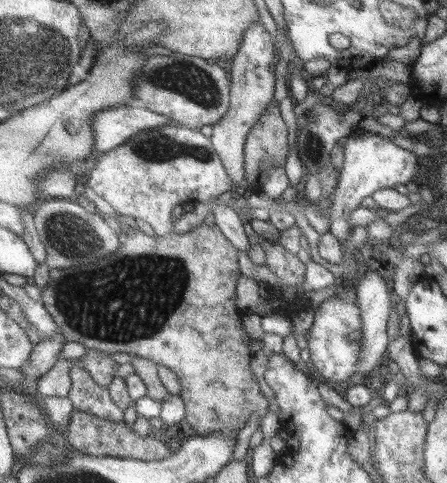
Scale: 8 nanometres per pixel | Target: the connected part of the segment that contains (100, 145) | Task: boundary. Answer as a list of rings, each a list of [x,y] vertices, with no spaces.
[[[118,105],[96,111],[92,115],[91,130],[96,146],[92,149],[92,153],[99,155],[108,152],[130,140],[132,136],[146,130],[155,130],[166,123],[177,124],[176,120],[164,114],[130,105]]]

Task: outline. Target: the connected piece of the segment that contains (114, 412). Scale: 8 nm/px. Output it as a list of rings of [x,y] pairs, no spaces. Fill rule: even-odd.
[[[70,368],[71,387],[67,398],[75,410],[80,410],[97,418],[123,422],[124,410],[118,408],[110,398],[108,387],[98,385],[85,368]]]

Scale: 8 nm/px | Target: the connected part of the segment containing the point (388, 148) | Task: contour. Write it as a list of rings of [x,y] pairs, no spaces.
[[[356,130],[349,136],[344,144],[344,162],[338,178],[338,186],[331,196],[331,207],[327,212],[330,222],[328,231],[334,234],[340,243],[350,238],[349,235],[354,228],[350,222],[350,213],[362,206],[364,198],[370,198],[376,191],[382,188],[396,188],[398,184],[415,181],[420,176],[420,160],[410,150],[395,146],[390,140],[383,136],[364,130]]]

